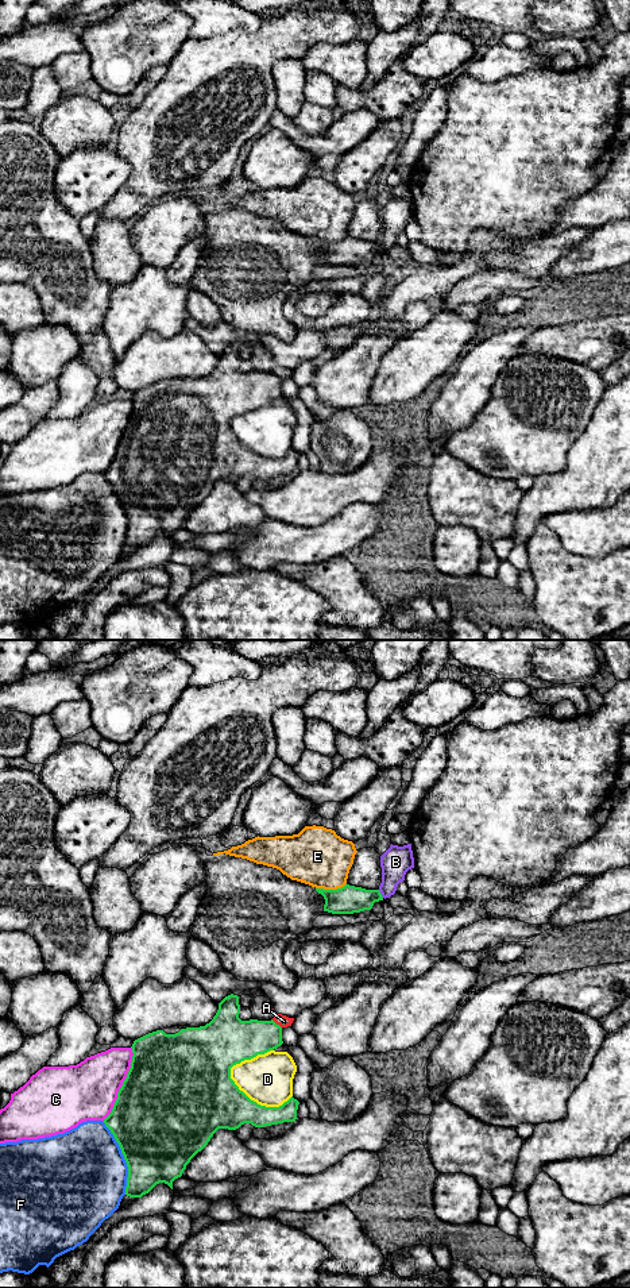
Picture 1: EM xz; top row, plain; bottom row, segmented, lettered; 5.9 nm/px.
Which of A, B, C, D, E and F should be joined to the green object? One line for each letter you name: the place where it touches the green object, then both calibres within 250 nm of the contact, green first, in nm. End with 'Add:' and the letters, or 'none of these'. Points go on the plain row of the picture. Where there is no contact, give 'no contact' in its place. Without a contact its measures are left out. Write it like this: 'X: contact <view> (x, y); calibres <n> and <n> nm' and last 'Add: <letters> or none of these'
B: contact xz (381, 246); calibres 170 and 180 nm
Add: B

